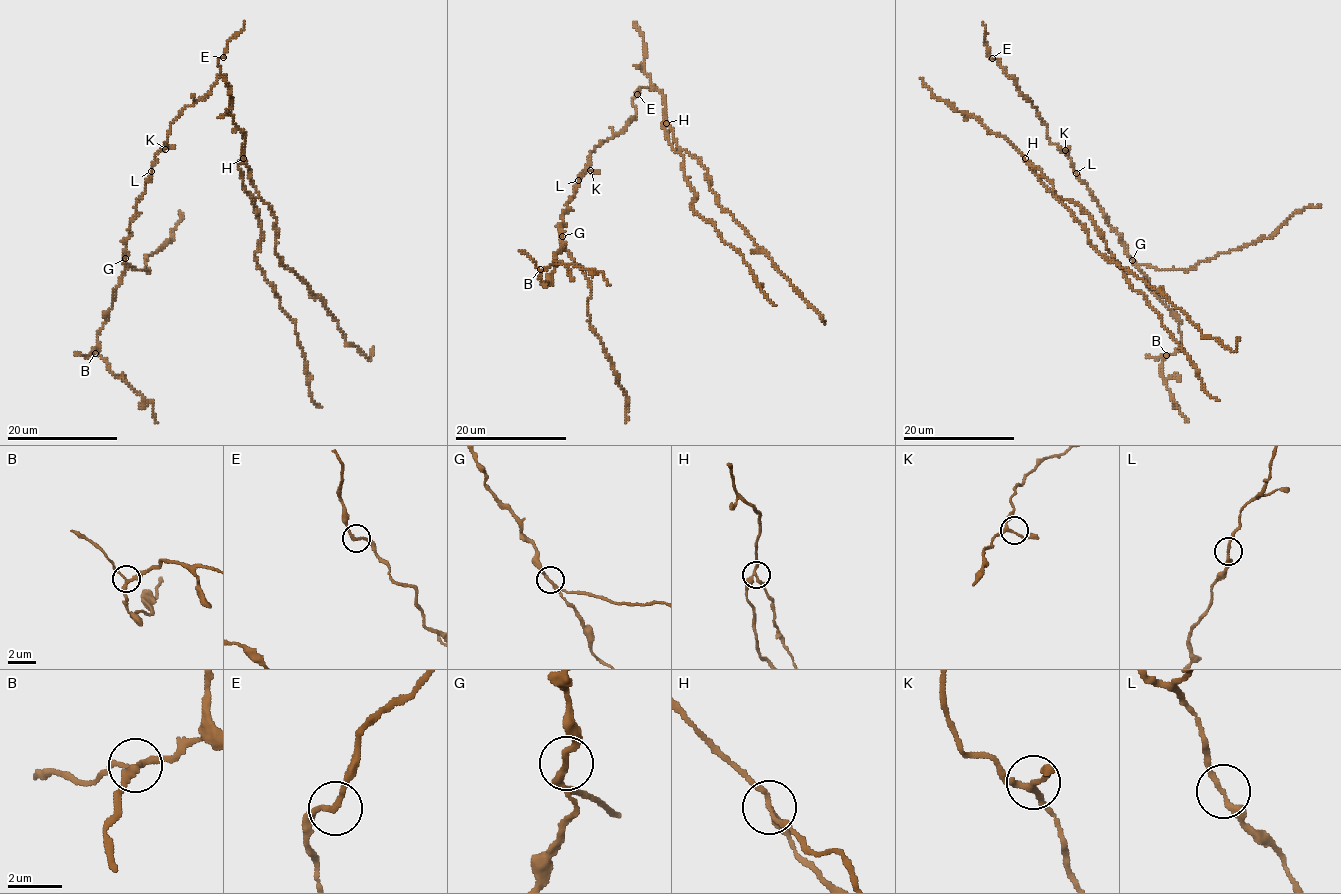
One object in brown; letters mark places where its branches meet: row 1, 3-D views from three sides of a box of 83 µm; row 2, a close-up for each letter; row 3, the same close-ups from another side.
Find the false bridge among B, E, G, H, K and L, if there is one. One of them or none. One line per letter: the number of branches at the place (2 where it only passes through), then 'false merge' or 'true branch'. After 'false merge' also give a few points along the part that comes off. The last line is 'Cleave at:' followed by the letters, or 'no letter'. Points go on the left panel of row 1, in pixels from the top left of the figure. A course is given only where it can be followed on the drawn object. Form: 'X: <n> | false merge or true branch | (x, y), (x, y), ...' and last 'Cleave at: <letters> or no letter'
B: 3 | true branch
E: 2 | true branch
G: 3 | true branch
H: 3 | false merge | (243, 159), (259, 197), (277, 221), (276, 253), (280, 262), (316, 294), (348, 344), (370, 361), (374, 347)
K: 3 | true branch
L: 2 | true branch
Cleave at: H

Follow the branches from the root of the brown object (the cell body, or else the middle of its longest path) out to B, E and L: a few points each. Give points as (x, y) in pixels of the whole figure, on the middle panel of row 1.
B: (632, 119), (588, 156), (562, 216), (564, 244), (554, 256), (549, 284), (542, 284), (540, 269)
E: (632, 119), (635, 116), (633, 98), (637, 94)
L: (632, 119), (621, 131), (602, 141), (588, 156), (590, 163), (578, 180)

